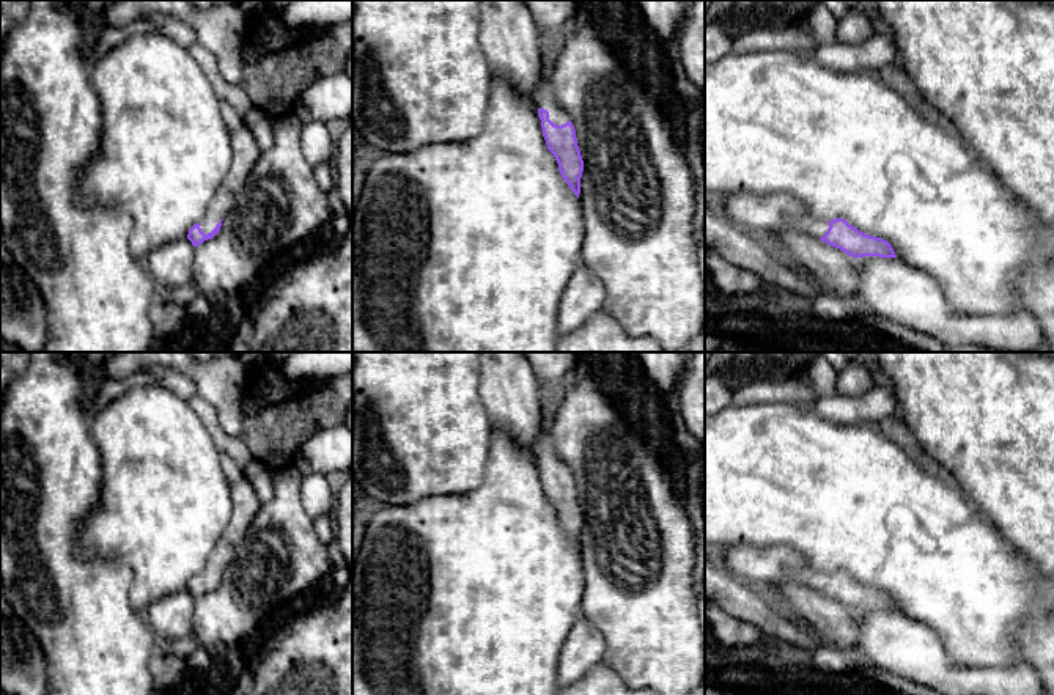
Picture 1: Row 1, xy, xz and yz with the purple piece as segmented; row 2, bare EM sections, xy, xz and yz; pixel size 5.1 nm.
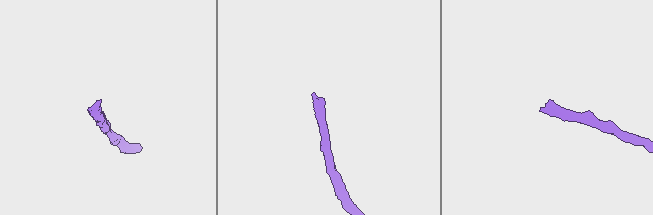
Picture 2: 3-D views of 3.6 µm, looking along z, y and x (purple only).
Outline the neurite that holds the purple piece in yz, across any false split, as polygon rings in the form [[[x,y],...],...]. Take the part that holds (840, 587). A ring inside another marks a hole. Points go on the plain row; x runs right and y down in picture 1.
[[[738,544],[720,549],[714,555],[719,564],[754,587],[794,580],[818,588],[823,594],[853,610],[897,610],[887,593],[859,583],[845,571],[831,574],[812,571],[807,560],[790,546],[757,547]]]

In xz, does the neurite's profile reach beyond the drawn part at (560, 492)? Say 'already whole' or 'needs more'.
needs more

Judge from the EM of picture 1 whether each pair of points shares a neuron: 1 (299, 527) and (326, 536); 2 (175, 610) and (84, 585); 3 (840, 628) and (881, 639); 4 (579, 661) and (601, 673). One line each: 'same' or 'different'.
1: different
2: different
3: different
4: different

